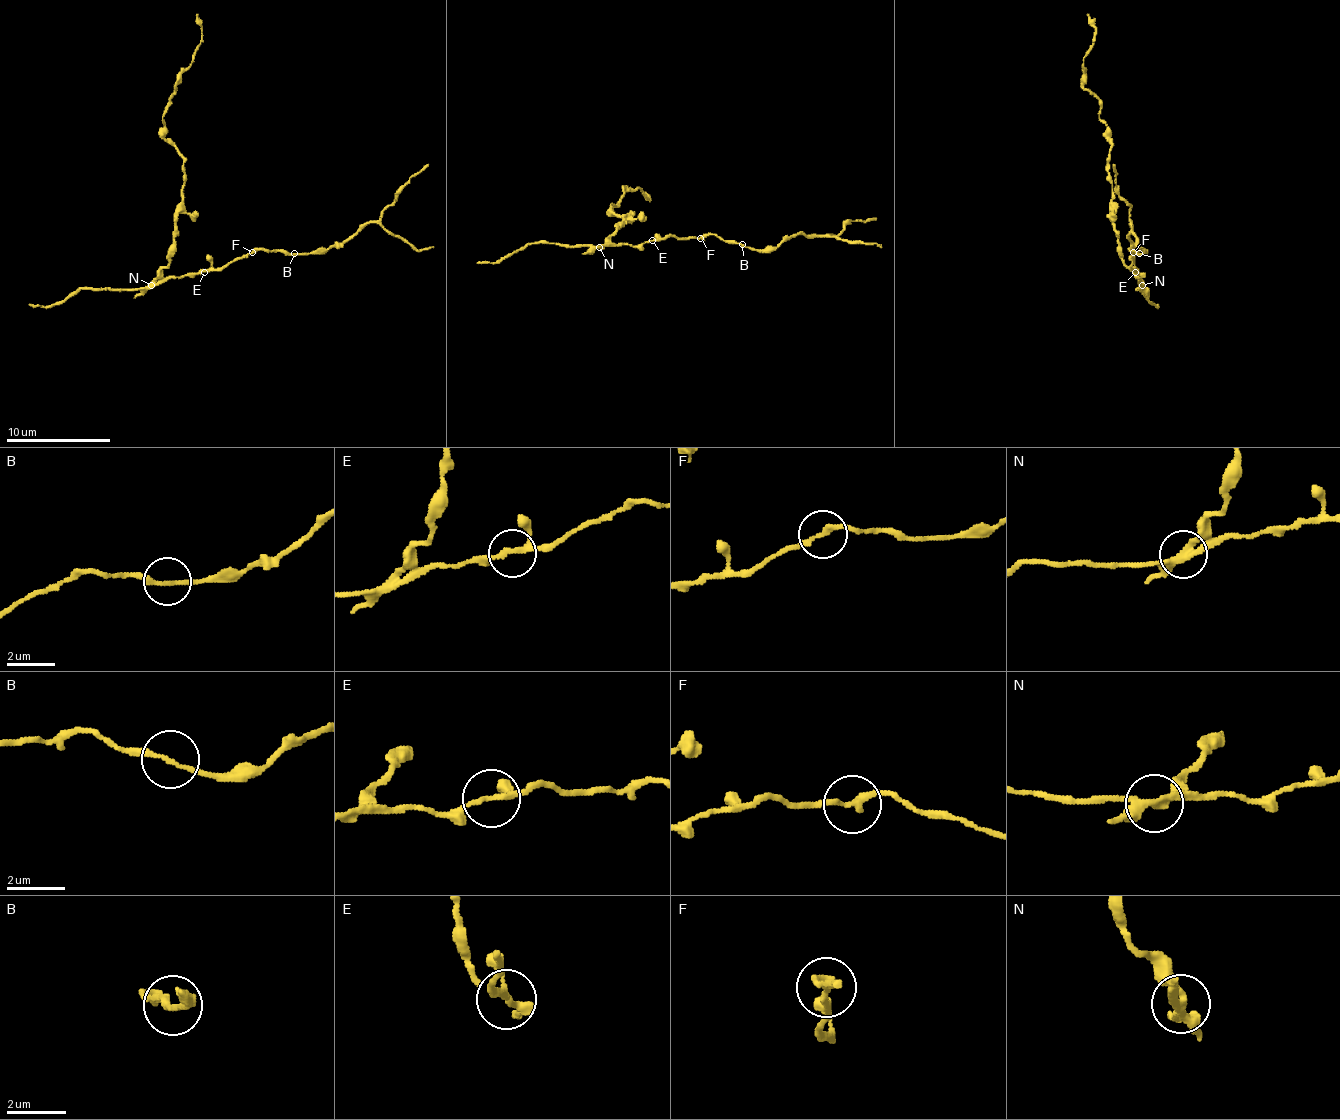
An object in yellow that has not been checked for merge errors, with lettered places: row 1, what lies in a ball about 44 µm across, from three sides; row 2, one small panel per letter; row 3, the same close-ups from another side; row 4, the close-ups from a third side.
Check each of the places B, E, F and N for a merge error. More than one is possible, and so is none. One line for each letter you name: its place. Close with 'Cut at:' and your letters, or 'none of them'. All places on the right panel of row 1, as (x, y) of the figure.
B: at (1139, 253)
N: at (1142, 285)
Cut at: B, N

